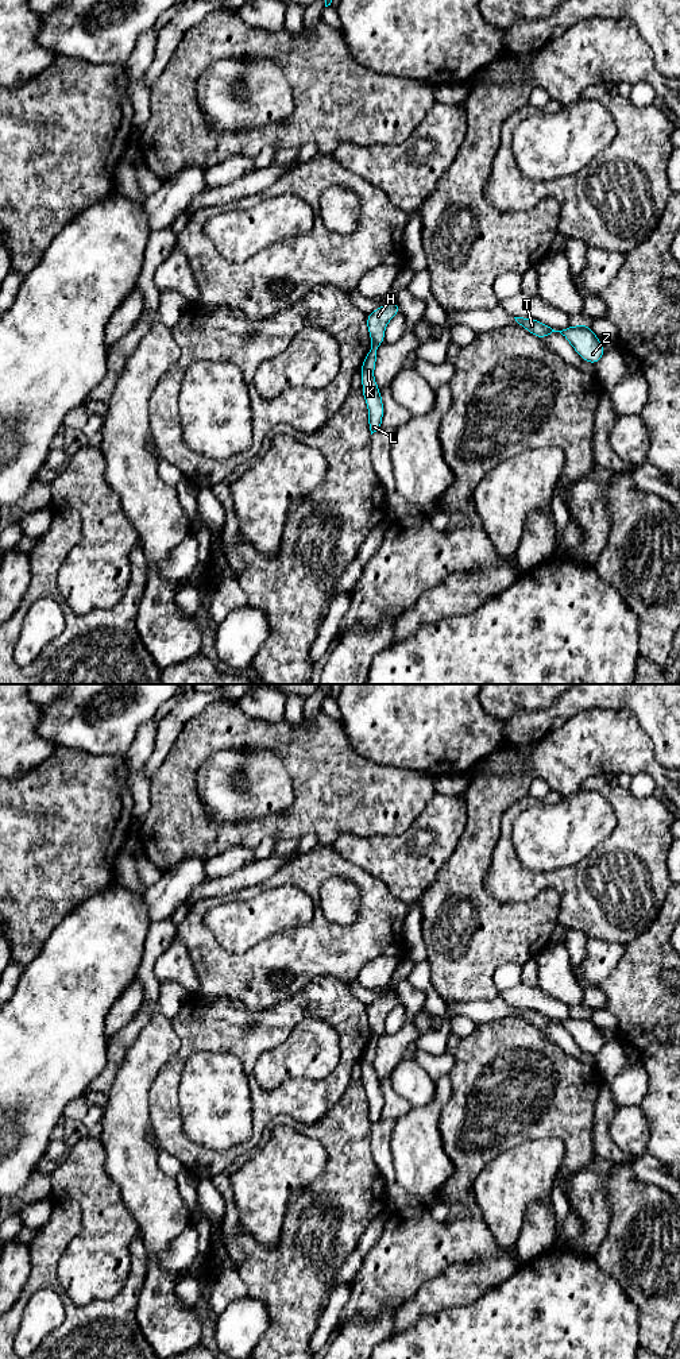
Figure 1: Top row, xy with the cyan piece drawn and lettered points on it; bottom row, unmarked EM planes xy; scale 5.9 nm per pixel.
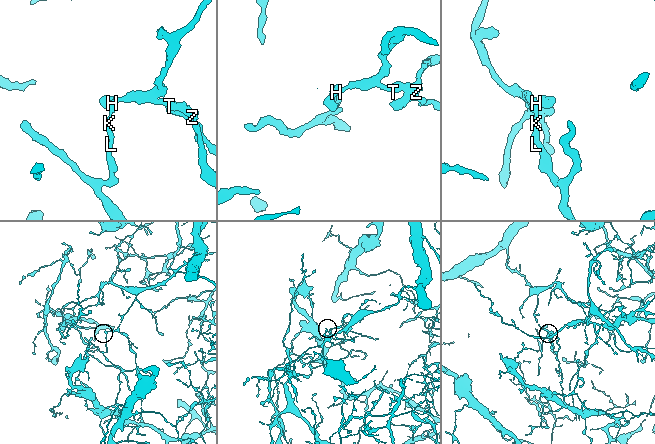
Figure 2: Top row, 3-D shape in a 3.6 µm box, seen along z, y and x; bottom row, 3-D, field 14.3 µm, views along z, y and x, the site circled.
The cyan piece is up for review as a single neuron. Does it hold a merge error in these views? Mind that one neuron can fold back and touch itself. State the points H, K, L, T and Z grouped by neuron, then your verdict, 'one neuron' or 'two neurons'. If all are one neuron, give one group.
H T Z / K L; two neurons

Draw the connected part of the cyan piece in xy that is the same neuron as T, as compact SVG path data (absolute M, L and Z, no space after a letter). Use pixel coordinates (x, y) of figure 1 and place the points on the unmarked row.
M514 1008L515 1012L523 1018L526 1022L537 1027L538 1030L544 1030L549 1027L552 1023L560 1023L569 1035L575 1039L577 1046L588 1053L588 1054L598 1054L603 1045L604 1039L599 1032L599 1028L591 1022L588 1015L582 1015L577 1018L567 1018L563 1022L555 1022L546 1015L534 1011L534 1009L523 1009L523 1008Z

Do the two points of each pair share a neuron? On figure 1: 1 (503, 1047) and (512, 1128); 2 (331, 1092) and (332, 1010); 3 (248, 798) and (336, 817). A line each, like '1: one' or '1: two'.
1: one
2: one
3: two

